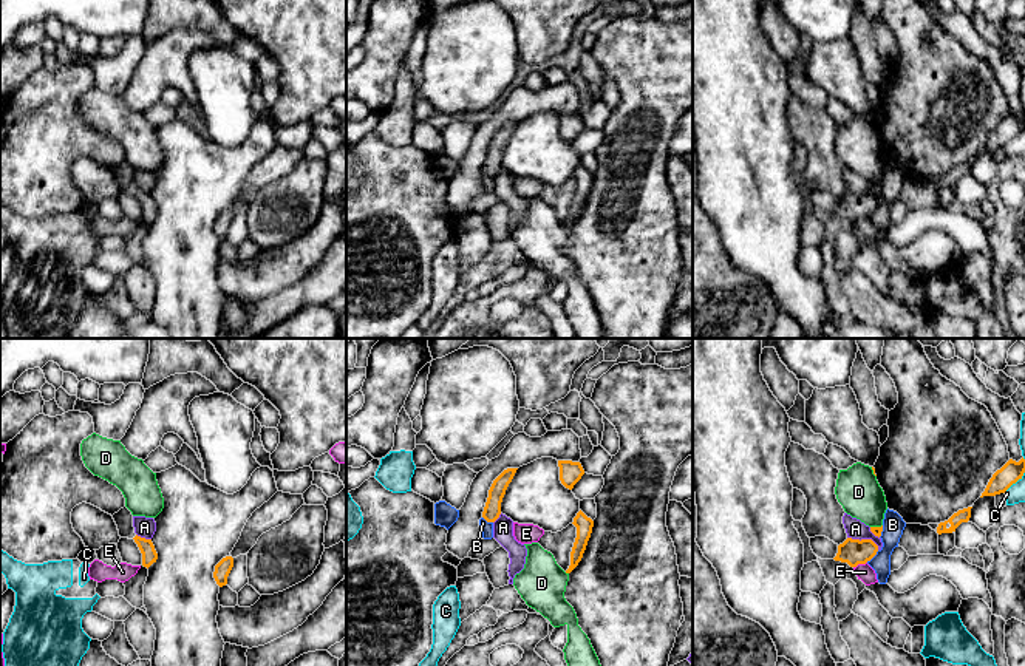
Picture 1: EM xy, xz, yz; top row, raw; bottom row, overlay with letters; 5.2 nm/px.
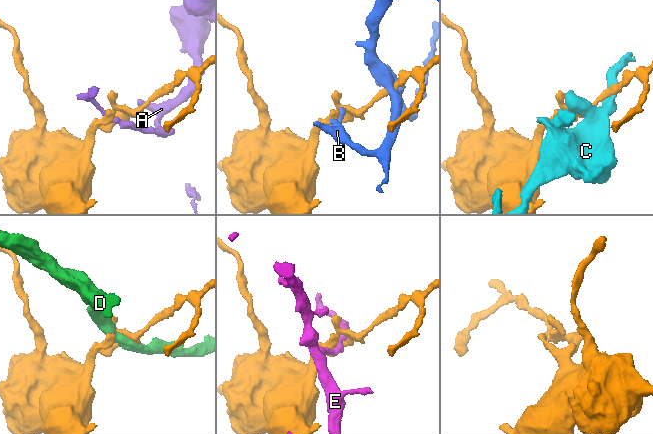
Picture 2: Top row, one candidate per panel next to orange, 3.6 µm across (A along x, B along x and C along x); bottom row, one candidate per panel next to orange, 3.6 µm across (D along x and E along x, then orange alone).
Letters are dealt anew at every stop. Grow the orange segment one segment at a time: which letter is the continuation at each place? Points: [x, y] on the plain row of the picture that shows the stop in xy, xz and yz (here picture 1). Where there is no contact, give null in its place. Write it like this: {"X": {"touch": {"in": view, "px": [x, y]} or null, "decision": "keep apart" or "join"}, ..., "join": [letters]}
{"A": {"touch": {"in": "yz", "px": [864, 193]}, "decision": "keep apart"}, "B": {"touch": {"in": "yz", "px": [872, 210]}, "decision": "keep apart"}, "C": {"touch": {"in": "yz", "px": [1014, 136]}, "decision": "keep apart"}, "D": {"touch": {"in": "yz", "px": [875, 181]}, "decision": "keep apart"}, "E": {"touch": {"in": "yz", "px": [860, 217]}, "decision": "keep apart"}, "join": []}

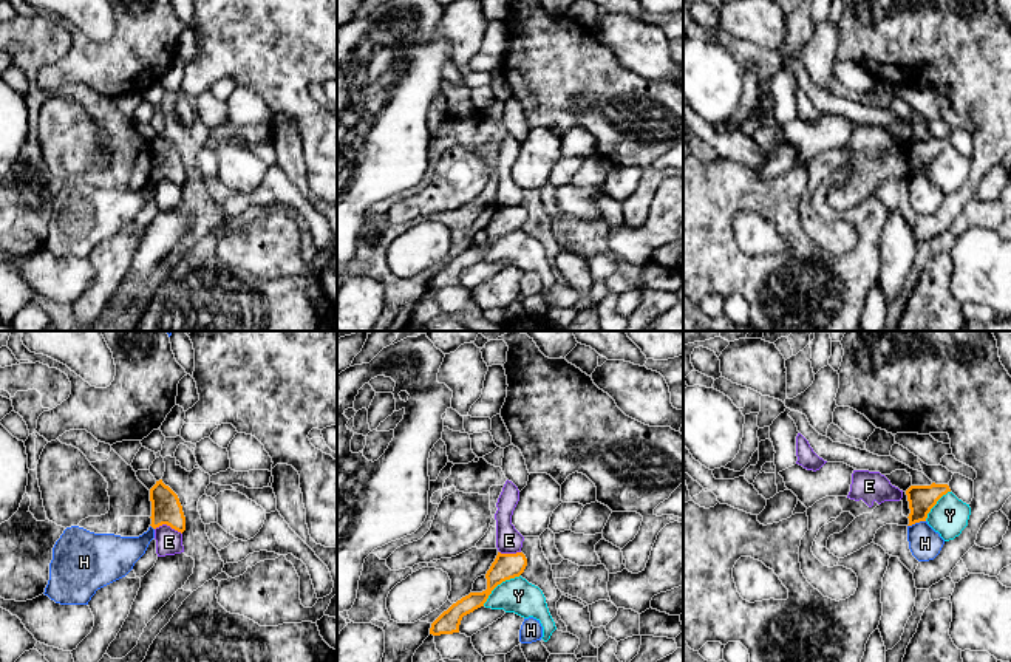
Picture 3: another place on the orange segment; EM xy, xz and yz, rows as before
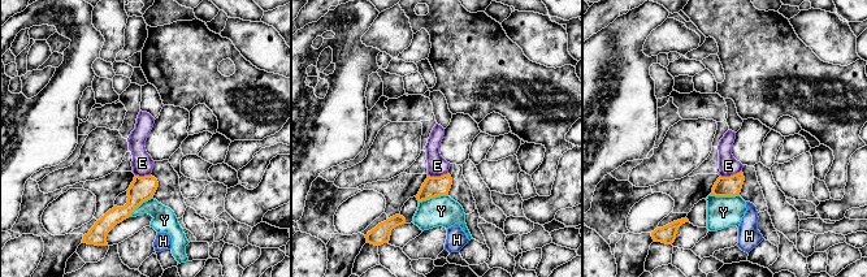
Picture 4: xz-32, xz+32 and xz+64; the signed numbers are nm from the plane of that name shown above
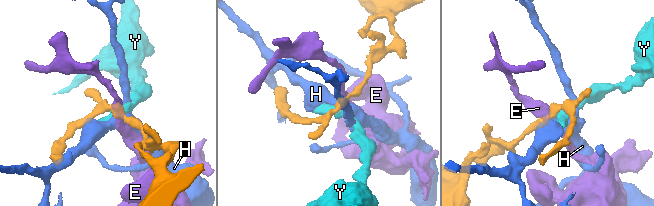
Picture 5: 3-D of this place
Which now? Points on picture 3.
{"E": {"touch": {"in": "xy", "px": [169, 178]}, "decision": "keep apart"}, "H": {"touch": {"in": "yz", "px": [915, 175]}, "decision": "keep apart"}, "Y": {"touch": {"in": "xz", "px": [498, 237]}, "decision": "keep apart"}, "join": []}

